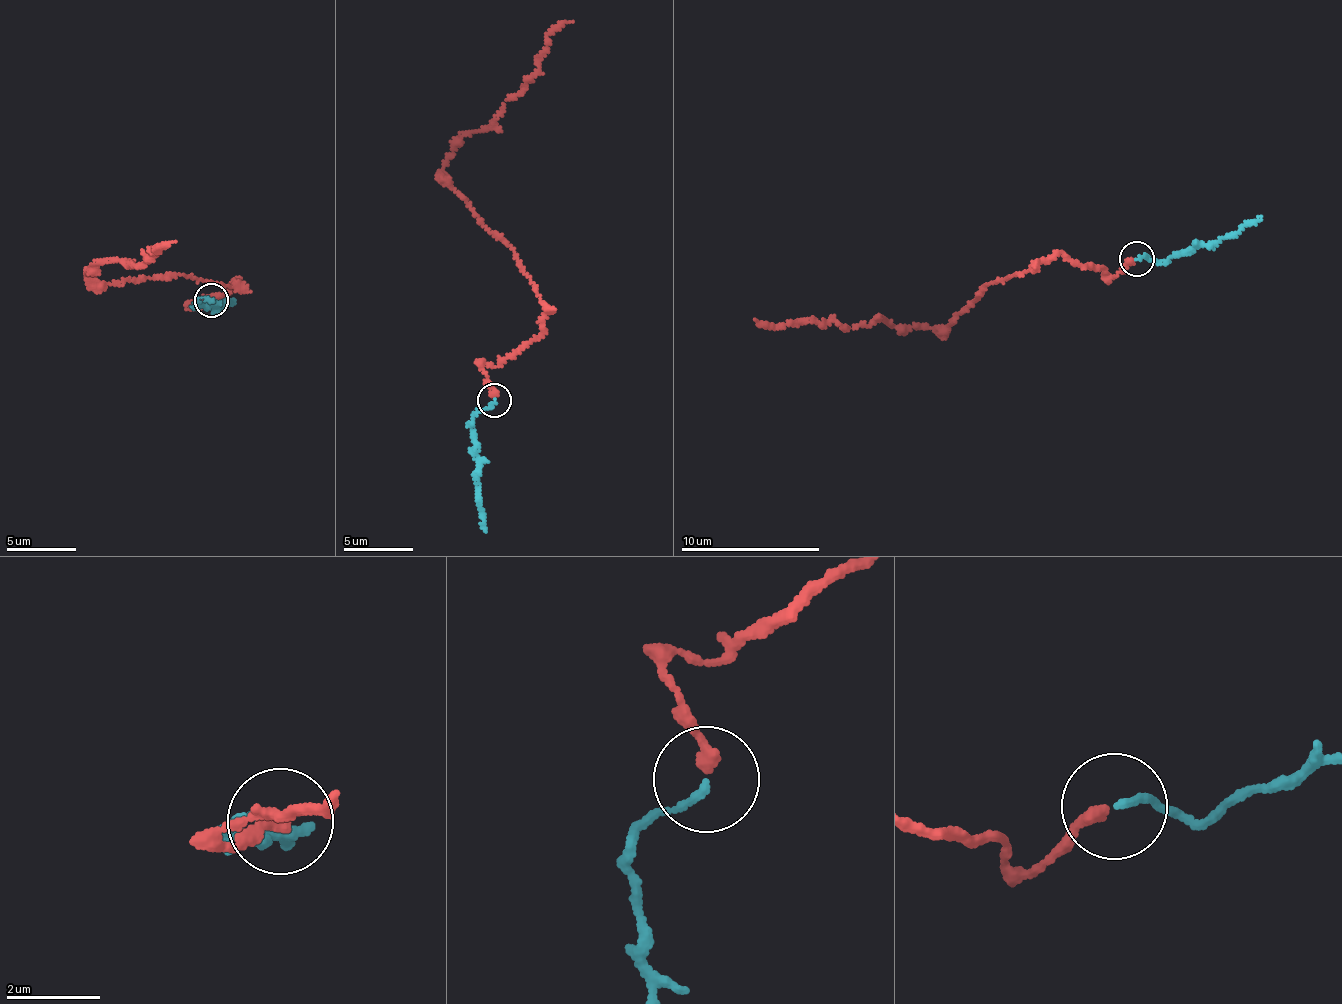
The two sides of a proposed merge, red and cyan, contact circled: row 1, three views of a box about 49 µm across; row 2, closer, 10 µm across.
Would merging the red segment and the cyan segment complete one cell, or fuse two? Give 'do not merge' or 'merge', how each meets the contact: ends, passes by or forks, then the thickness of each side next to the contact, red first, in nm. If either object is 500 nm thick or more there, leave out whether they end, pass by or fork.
merge | red ends | cyan ends | 280/140 nm

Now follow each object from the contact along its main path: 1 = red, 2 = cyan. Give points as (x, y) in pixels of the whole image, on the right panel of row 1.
1: (1135, 259), (1112, 277), (1103, 266), (1063, 256), (1030, 266), (981, 289), (946, 326), (755, 319)
2: (1135, 259), (1147, 255), (1160, 260), (1215, 244), (1261, 216)

